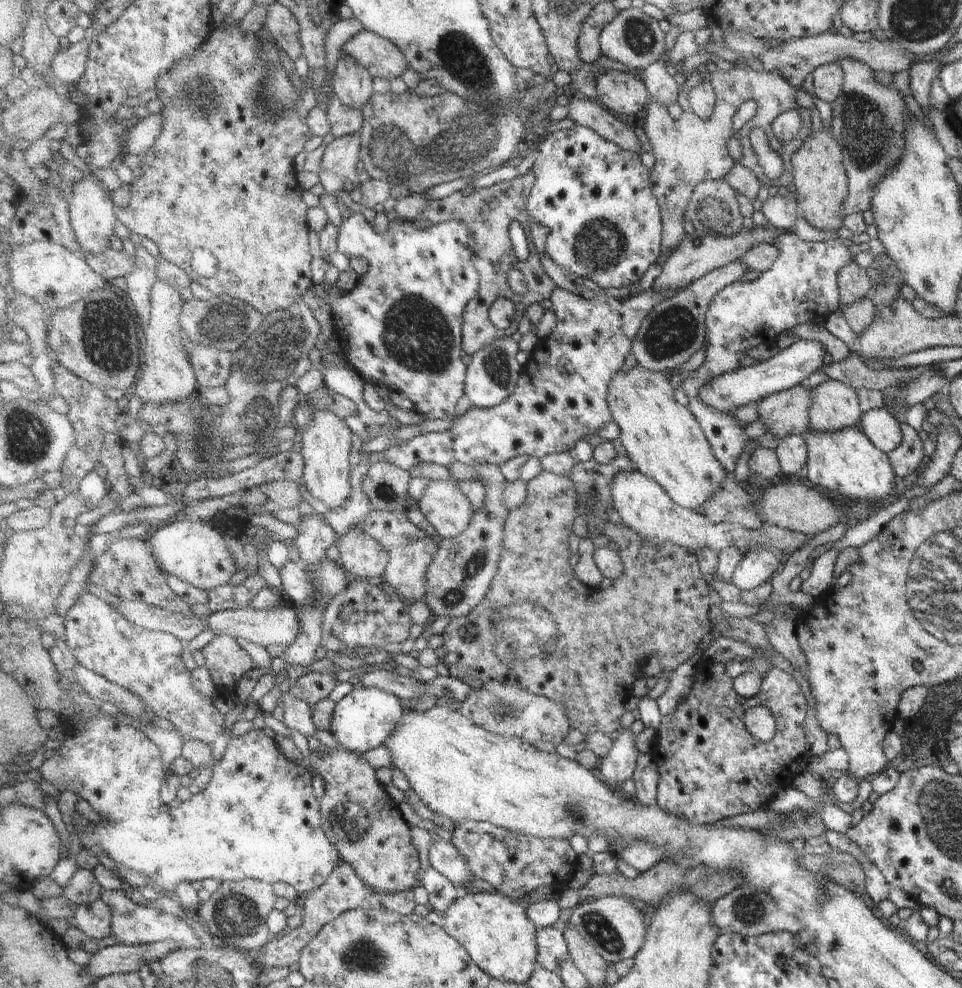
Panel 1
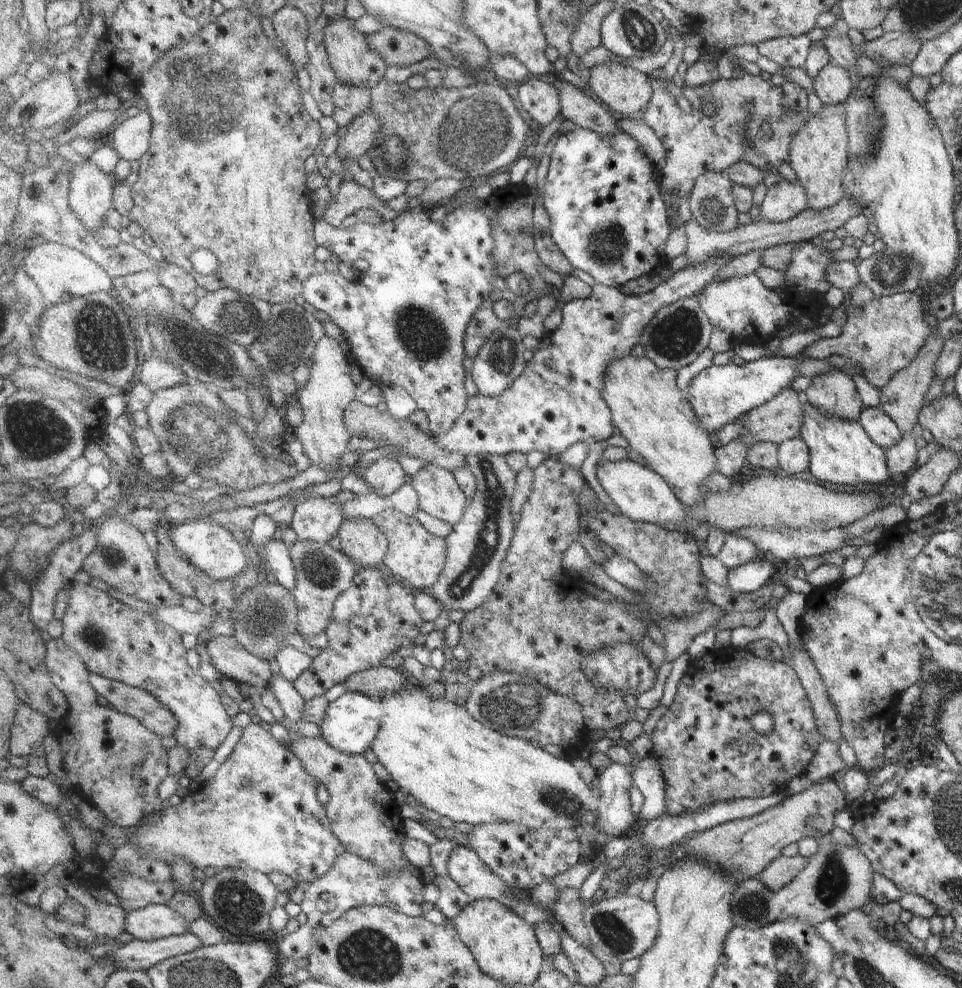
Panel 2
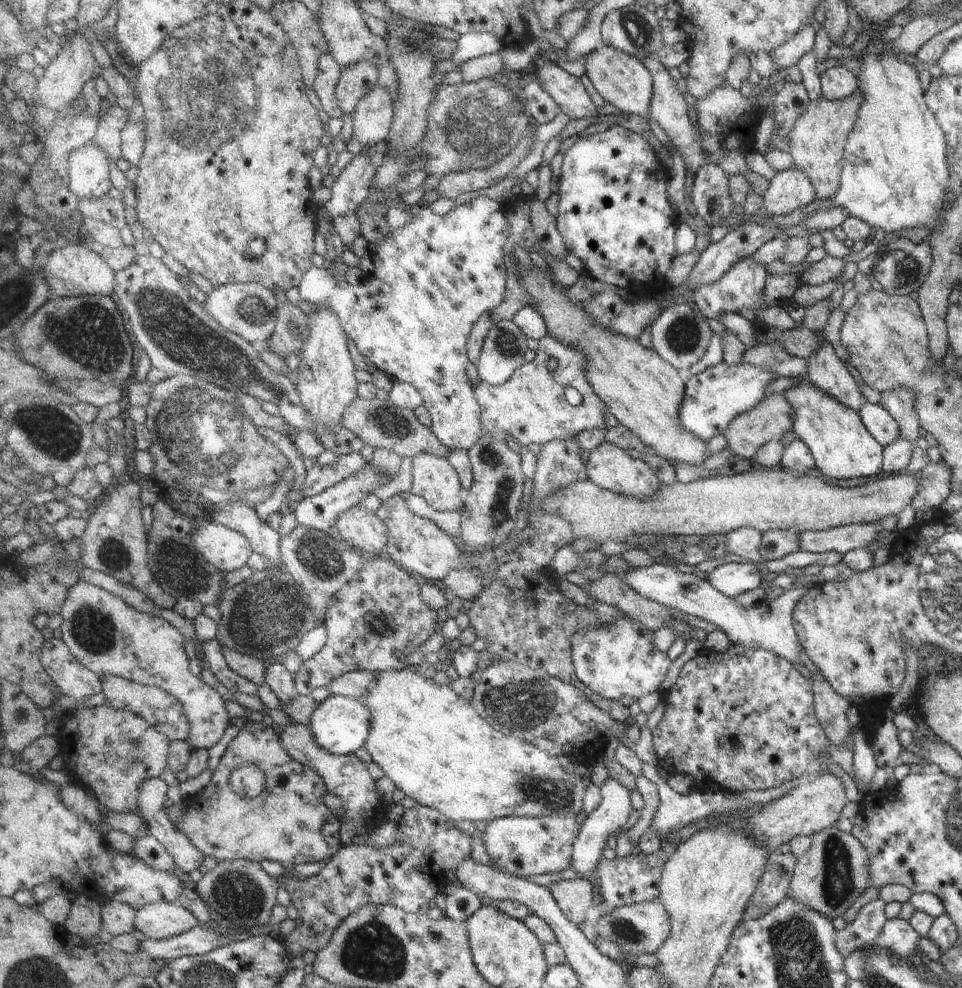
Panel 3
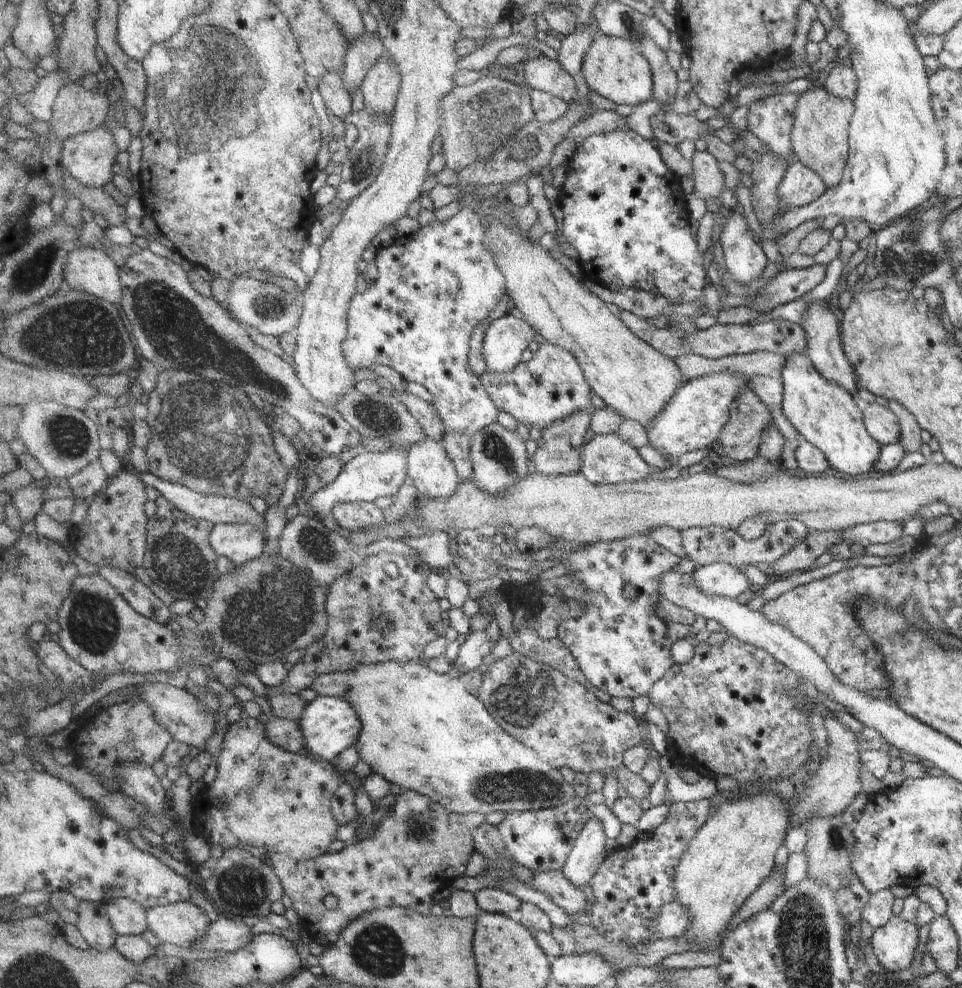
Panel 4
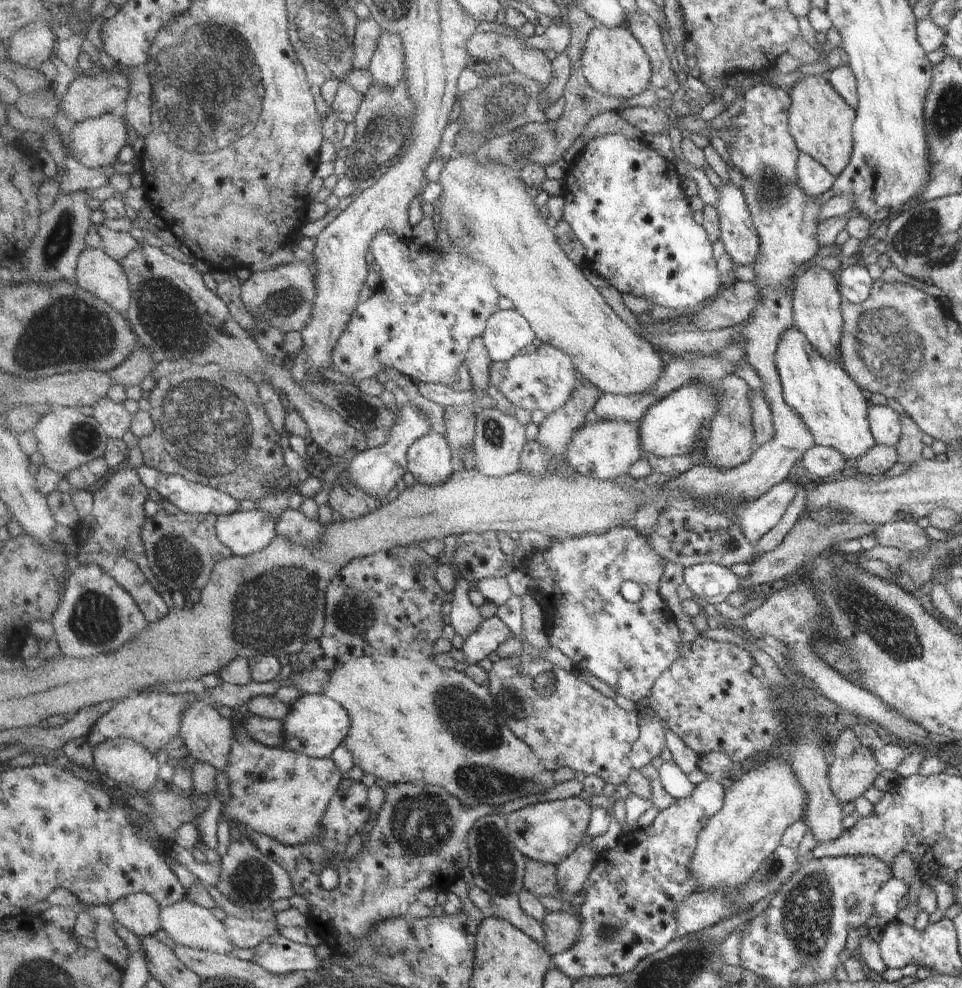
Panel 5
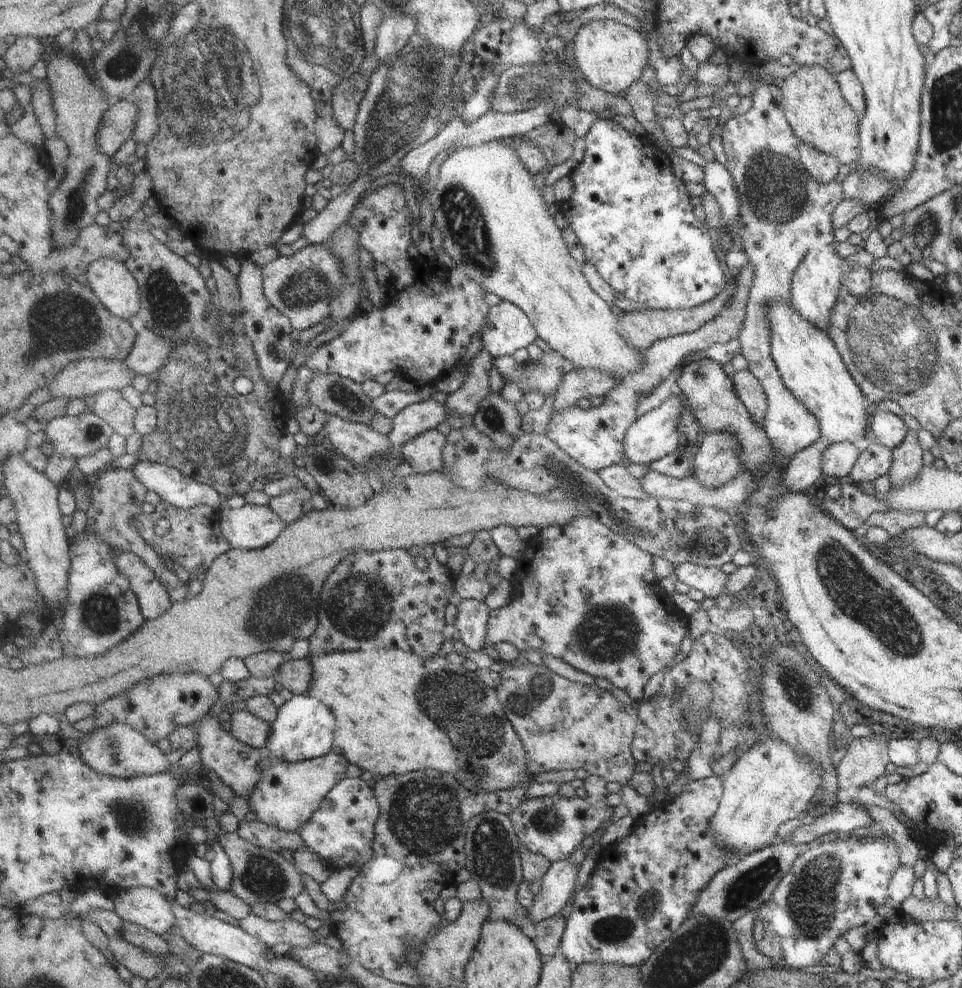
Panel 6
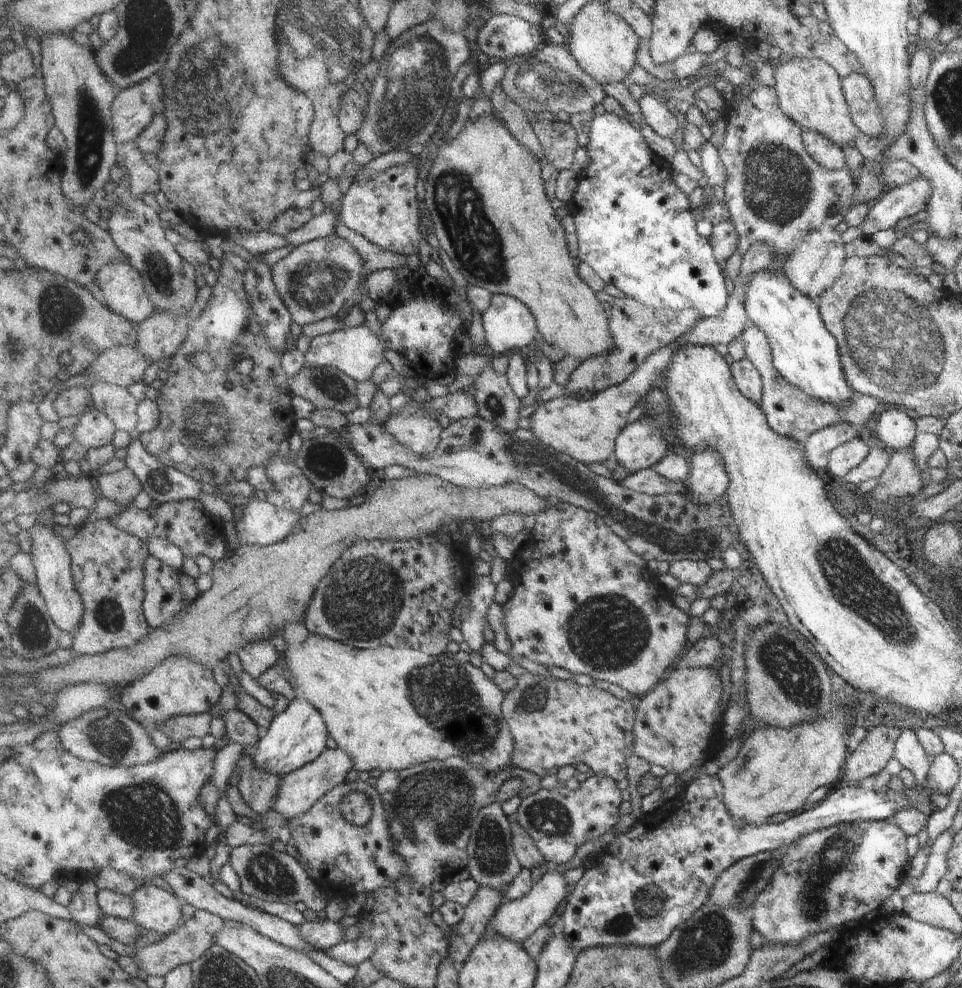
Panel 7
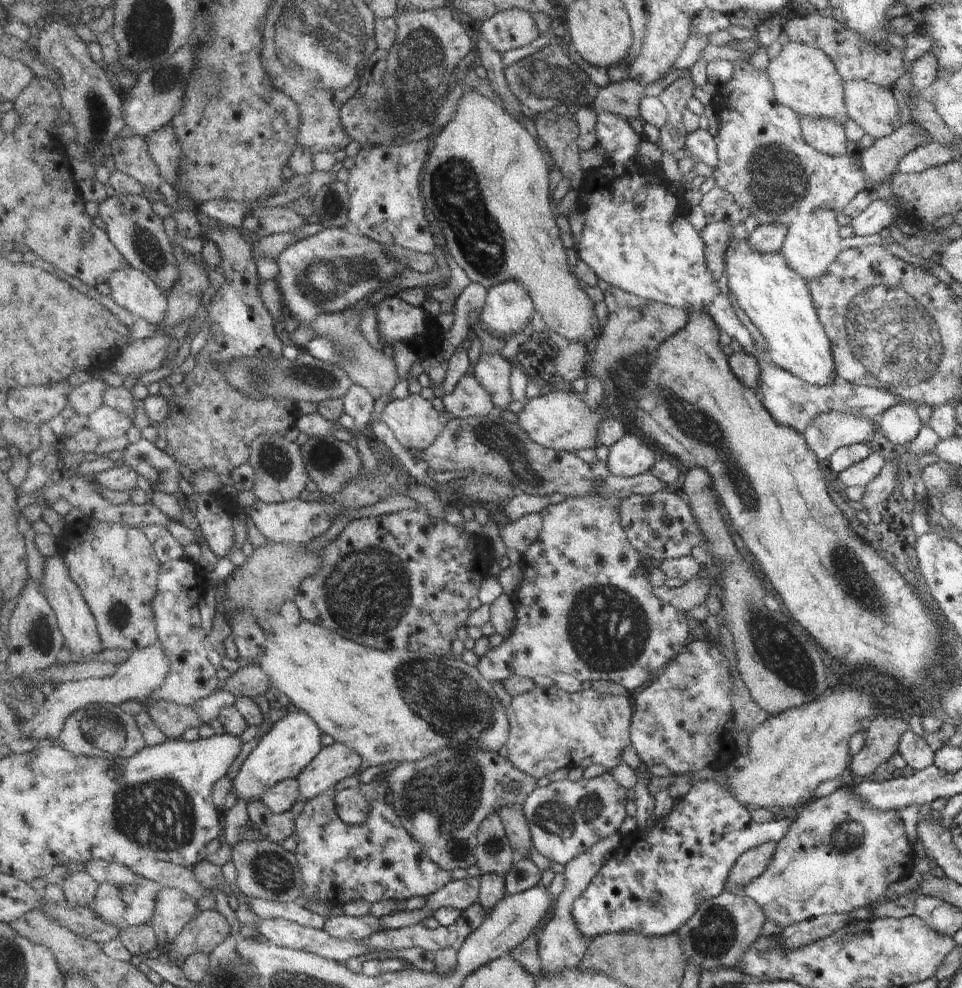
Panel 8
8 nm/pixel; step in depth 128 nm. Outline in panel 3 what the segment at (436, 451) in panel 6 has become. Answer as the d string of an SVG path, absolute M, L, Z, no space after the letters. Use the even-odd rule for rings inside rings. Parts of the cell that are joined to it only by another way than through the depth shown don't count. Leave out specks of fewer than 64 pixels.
M424 453L413 458L415 495L424 497L439 511L460 511L466 508L467 491L455 465L448 457Z

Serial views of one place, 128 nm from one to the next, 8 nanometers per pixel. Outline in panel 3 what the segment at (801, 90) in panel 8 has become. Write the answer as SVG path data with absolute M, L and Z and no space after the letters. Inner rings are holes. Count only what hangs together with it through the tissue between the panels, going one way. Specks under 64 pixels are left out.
M859 88L846 100L833 101L824 95L816 100L810 99L804 107L804 112L796 119L792 130L786 136L795 166L810 179L818 199L831 198L839 189L846 139L854 128L862 101L863 94Z

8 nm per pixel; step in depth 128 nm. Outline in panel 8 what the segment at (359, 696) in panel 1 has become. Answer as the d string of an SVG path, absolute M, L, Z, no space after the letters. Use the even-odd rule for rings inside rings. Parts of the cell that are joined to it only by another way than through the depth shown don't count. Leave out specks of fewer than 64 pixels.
M304 711L292 712L276 722L233 778L237 801L245 800L247 805L251 801L262 801L268 789L285 780L297 779L324 750L322 732L316 720Z

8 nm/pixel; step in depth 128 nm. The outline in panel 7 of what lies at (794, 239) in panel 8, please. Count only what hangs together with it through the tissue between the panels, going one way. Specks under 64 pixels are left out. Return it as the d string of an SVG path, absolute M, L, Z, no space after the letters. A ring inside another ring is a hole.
M835 228L810 231L807 232L807 235L795 240L795 247L783 262L783 272L802 294L816 300L816 296L826 291L839 278L842 263L846 257L841 234Z

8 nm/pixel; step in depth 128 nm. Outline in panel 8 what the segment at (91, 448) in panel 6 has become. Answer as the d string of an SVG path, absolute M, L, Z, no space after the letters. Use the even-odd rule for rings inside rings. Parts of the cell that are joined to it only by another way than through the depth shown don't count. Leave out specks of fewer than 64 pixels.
M104 405L90 416L87 426L93 428L103 440L117 439L128 435L134 428L134 417L120 409Z

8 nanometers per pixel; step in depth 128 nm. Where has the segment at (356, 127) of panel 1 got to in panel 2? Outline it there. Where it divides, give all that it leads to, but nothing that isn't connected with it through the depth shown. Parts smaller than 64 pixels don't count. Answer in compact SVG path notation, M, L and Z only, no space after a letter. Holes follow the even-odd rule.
M340 81L335 93L336 114L340 127L348 127L368 109L372 108L373 88L368 85L346 84Z

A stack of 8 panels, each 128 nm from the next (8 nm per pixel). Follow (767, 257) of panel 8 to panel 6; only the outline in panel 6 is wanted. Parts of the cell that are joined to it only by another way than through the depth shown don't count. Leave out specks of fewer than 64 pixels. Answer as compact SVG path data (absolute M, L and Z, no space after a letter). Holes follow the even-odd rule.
M782 299L767 306L767 320L772 360L785 387L818 419L822 436L831 440L831 444L858 442L868 427L870 417L866 408L870 400L850 376L832 339L814 323L802 319L797 310Z

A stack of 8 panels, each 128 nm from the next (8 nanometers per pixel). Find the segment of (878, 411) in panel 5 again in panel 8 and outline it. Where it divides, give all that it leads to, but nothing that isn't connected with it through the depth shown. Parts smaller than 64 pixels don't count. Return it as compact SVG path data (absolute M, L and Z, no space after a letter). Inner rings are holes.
M904 403L887 408L879 416L878 423L882 434L895 445L911 443L924 425L916 407Z

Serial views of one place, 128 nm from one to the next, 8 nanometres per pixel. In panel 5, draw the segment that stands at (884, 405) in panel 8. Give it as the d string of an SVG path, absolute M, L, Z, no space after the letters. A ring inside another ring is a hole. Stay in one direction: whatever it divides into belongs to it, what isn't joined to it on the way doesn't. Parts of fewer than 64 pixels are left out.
M763 83L754 85L739 97L739 103L735 110L736 118L734 118L734 126L730 126L729 128L730 130L732 129L734 139L727 144L727 152L730 154L730 164L738 168L742 173L743 182L741 189L747 200L747 205L751 211L751 217L759 233L759 240L761 242L762 255L751 264L754 270L754 278L750 282L758 289L761 301L751 312L749 318L745 320L746 324L744 324L741 332L745 339L746 361L759 374L763 384L763 396L766 397L768 406L772 411L774 436L769 438L767 443L756 445L751 459L747 460L746 463L742 463L739 467L716 469L712 466L696 465L686 474L680 475L663 485L671 489L689 491L692 495L699 497L702 501L707 501L716 508L720 507L721 504L728 505L729 503L732 505L744 503L744 506L746 506L746 504L755 501L759 496L762 496L773 486L780 484L780 482L788 477L794 466L800 462L801 456L809 448L817 444L808 427L805 427L805 424L802 422L800 415L797 415L797 412L784 400L781 380L775 365L775 352L780 335L784 331L787 331L788 328L795 326L791 301L793 295L791 281L796 276L800 264L814 258L816 251L821 247L815 236L817 235L819 225L819 214L823 206L816 202L814 197L801 191L801 186L797 183L797 156L800 151L797 149L795 140L789 133L788 109L790 105L791 98L789 94L780 87L765 85Z

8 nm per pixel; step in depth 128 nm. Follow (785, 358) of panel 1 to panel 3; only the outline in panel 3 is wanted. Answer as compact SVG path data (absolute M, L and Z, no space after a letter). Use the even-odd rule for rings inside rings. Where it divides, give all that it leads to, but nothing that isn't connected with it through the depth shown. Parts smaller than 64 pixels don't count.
M721 362L708 367L687 381L687 396L681 412L684 426L708 442L713 436L723 434L731 420L752 410L766 397L767 384L777 376L772 371L750 365L728 365Z

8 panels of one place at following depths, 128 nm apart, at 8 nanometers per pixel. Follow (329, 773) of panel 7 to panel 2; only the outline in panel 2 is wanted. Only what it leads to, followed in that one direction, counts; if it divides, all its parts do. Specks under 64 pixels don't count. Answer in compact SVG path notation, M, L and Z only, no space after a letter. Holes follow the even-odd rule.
M251 723L243 731L243 736L236 747L233 749L233 753L228 757L226 762L222 764L212 778L212 781L198 789L196 792L187 796L182 803L179 805L172 805L170 808L165 810L166 812L157 818L157 822L154 824L144 825L144 828L140 830L140 834L134 838L134 844L137 844L139 848L145 850L147 854L156 854L156 858L165 861L171 866L173 863L172 859L175 856L184 857L189 860L195 867L208 868L208 866L216 867L217 870L222 869L245 869L255 868L256 870L270 874L270 872L278 871L291 876L294 881L300 882L301 886L308 886L312 884L316 879L327 875L332 867L338 862L340 855L343 855L347 848L344 843L336 836L334 828L332 826L331 817L327 814L327 807L320 800L319 797L319 785L322 784L318 777L315 777L305 766L303 760L290 748L281 744L274 734L269 730L266 723L254 724Z

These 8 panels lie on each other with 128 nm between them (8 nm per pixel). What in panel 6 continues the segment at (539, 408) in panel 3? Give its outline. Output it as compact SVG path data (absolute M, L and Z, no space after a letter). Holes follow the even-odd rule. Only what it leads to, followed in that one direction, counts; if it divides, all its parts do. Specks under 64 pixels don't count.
M551 350L538 363L522 364L516 357L507 356L495 359L495 366L507 383L517 382L526 394L538 390L544 397L553 395L556 398L566 379L563 358L564 356Z

